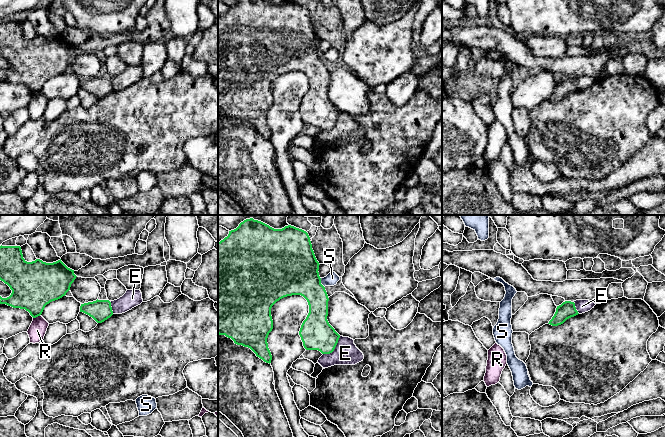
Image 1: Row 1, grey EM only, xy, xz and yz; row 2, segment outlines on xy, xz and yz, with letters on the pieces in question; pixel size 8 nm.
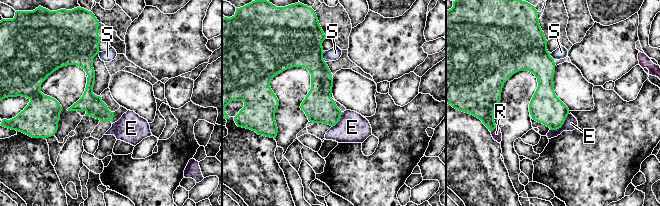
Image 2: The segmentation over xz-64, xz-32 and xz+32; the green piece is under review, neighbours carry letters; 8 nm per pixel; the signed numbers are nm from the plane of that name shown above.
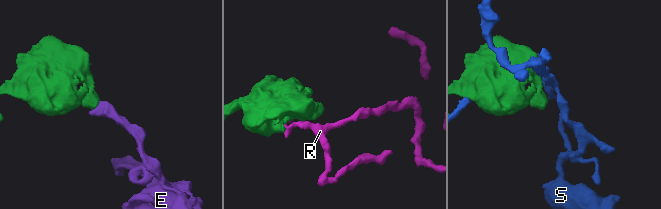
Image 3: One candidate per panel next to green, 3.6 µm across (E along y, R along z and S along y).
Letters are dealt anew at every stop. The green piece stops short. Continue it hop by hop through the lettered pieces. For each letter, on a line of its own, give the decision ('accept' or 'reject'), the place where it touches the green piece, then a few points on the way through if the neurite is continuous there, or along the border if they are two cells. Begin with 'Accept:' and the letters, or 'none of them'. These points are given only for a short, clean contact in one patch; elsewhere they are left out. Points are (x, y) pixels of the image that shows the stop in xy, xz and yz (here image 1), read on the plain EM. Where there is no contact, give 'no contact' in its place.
Accept: none of them
E: reject | xz (334, 124) | along xz (340, 112), (335, 124), (331, 128), (323, 130)
R: reject | xy (36, 92)
S: reject | xz (320, 59) | along xz (320, 54), (320, 59), (324, 63)

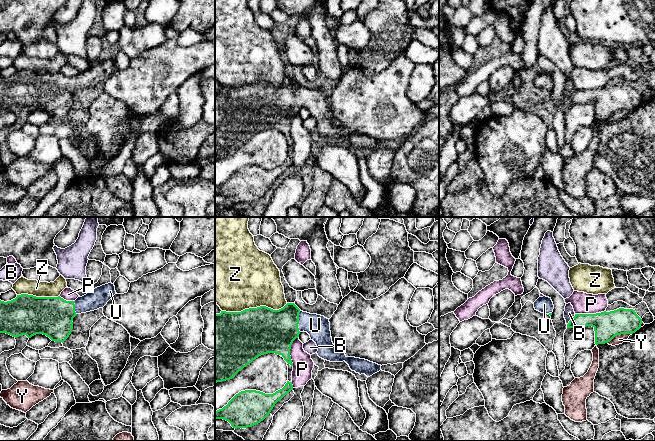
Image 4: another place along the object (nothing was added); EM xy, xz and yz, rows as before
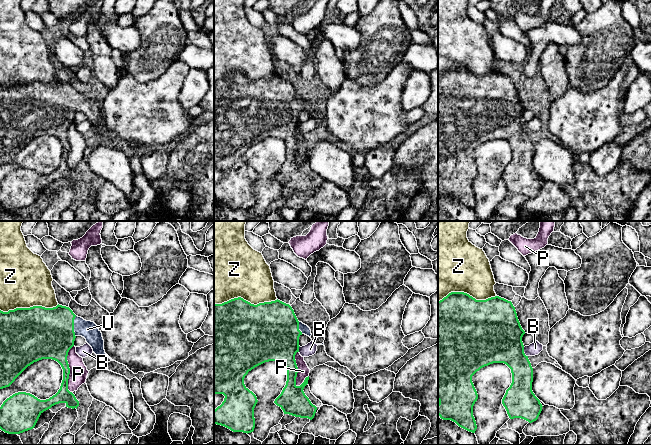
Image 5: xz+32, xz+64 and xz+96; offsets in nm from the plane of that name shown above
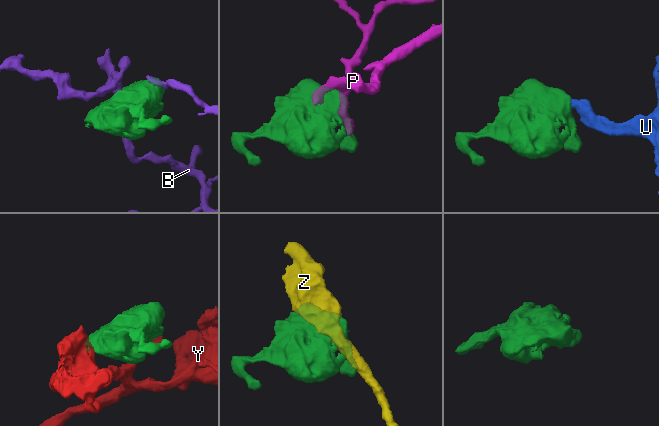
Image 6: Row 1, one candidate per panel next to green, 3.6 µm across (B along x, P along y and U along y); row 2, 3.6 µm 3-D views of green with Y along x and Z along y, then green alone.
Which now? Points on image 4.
Accept: U
B: reject | yz (571, 95) | along yz (575, 90), (567, 100)
P: reject | yz (589, 90)
U: accept | xz (298, 97) | across xz (269, 107), (298, 97), (312, 99), (318, 103)
Y: reject | yz (619, 110)
Z: reject | xz (254, 84)

